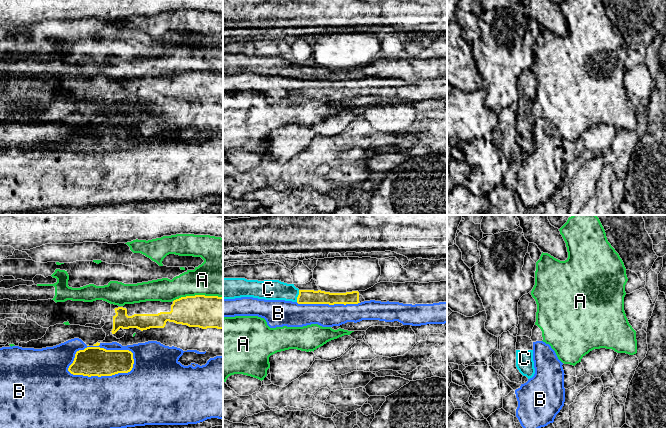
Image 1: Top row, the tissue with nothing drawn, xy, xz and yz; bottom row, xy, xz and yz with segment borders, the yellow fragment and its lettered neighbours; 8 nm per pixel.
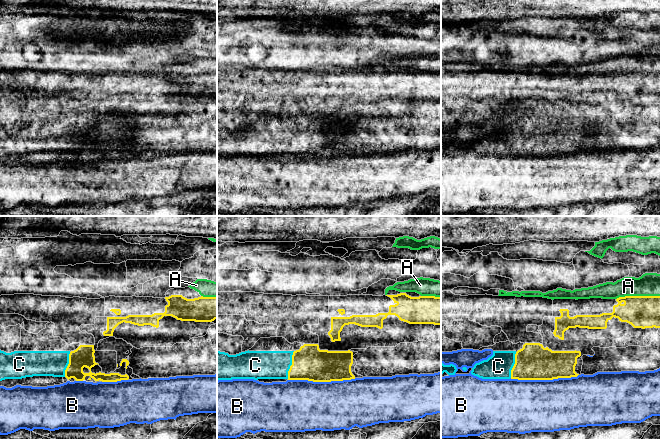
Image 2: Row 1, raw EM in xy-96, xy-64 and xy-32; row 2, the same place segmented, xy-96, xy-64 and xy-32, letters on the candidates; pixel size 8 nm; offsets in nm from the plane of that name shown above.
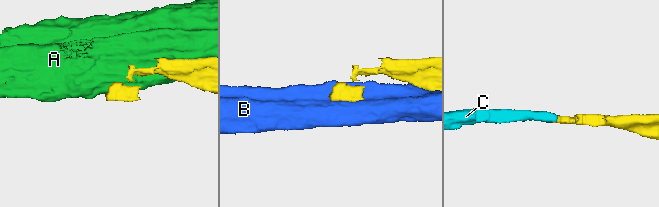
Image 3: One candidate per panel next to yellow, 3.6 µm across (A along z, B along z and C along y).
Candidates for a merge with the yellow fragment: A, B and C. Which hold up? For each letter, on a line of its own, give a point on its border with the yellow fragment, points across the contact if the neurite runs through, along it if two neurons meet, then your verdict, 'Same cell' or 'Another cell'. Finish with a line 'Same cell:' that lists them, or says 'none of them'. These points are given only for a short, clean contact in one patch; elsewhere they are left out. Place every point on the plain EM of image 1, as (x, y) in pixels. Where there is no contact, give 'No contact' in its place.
A: Touches yellow at xy (197, 71). Another cell
B: Touches yellow at xy (95, 123). Another cell
C: Touches yellow at xz (298, 72). Path across: xz (305, 72), (298, 72), (285, 67), (268, 65). Same cell
Same cell: C

